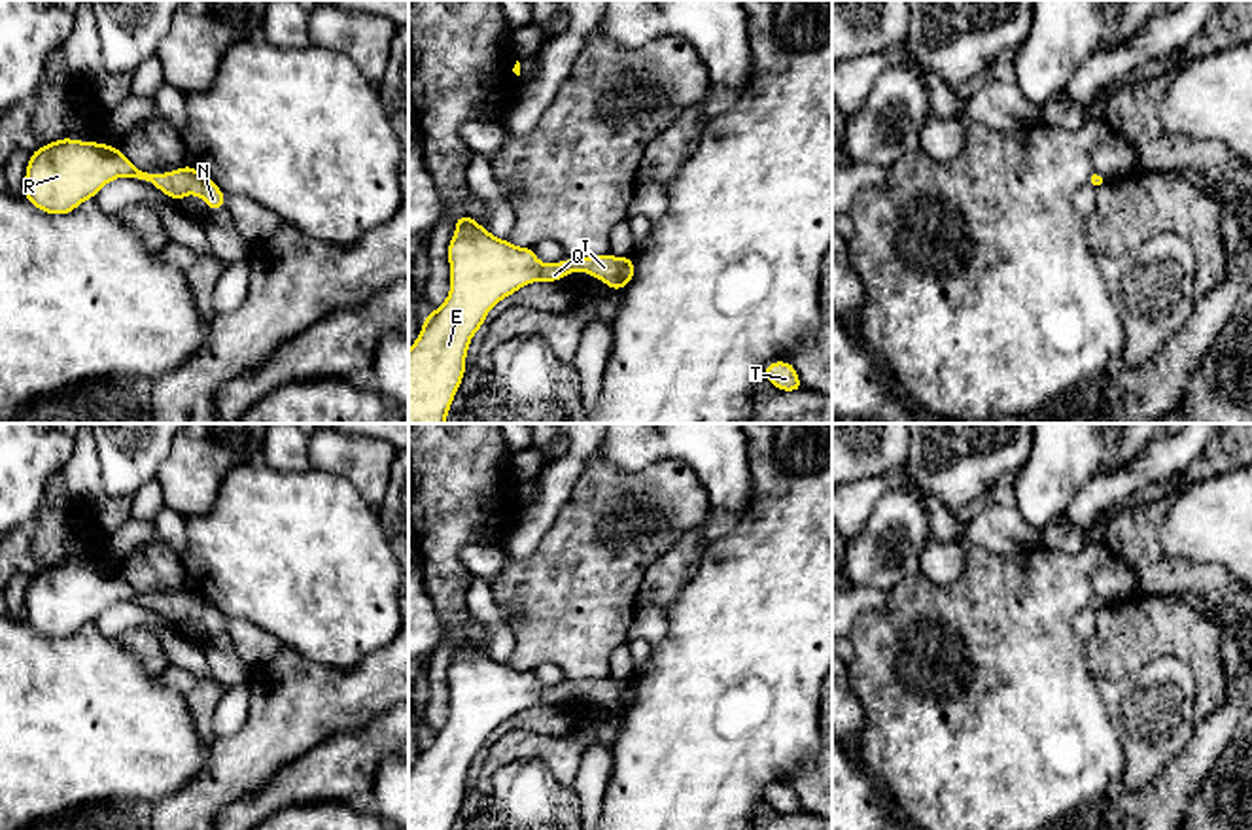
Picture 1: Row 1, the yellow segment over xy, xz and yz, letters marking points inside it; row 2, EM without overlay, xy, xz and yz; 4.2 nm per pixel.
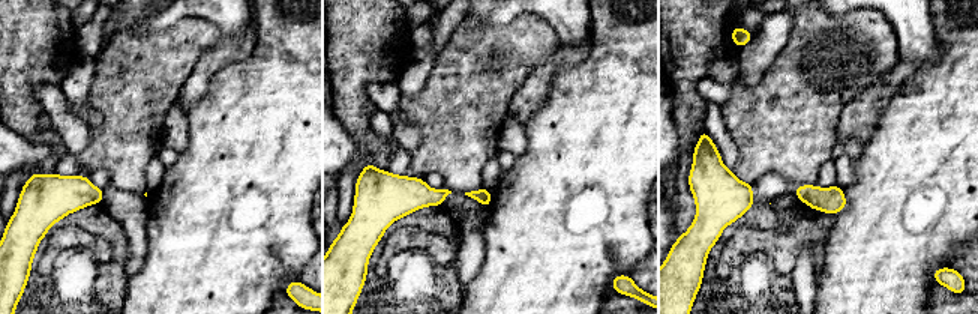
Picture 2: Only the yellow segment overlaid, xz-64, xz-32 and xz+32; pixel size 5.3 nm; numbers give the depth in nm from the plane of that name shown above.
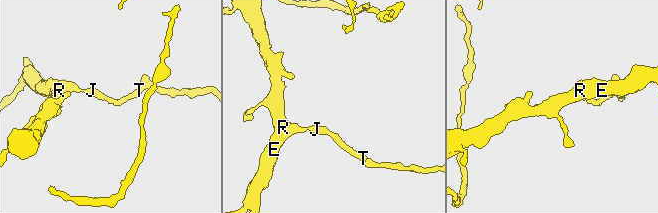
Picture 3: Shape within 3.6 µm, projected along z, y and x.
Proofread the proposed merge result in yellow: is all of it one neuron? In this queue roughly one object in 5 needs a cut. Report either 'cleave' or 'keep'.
keep

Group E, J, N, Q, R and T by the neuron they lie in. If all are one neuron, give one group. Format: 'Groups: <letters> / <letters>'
Groups: E J N Q R T

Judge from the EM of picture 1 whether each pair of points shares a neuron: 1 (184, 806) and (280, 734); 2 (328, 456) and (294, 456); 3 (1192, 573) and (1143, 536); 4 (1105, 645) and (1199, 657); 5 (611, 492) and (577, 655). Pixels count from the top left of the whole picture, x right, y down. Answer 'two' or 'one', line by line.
1: one
2: two
3: one
4: one
5: one

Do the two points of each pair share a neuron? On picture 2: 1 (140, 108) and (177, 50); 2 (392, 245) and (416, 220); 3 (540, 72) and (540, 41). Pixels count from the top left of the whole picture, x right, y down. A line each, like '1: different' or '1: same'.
1: same
2: different
3: different

